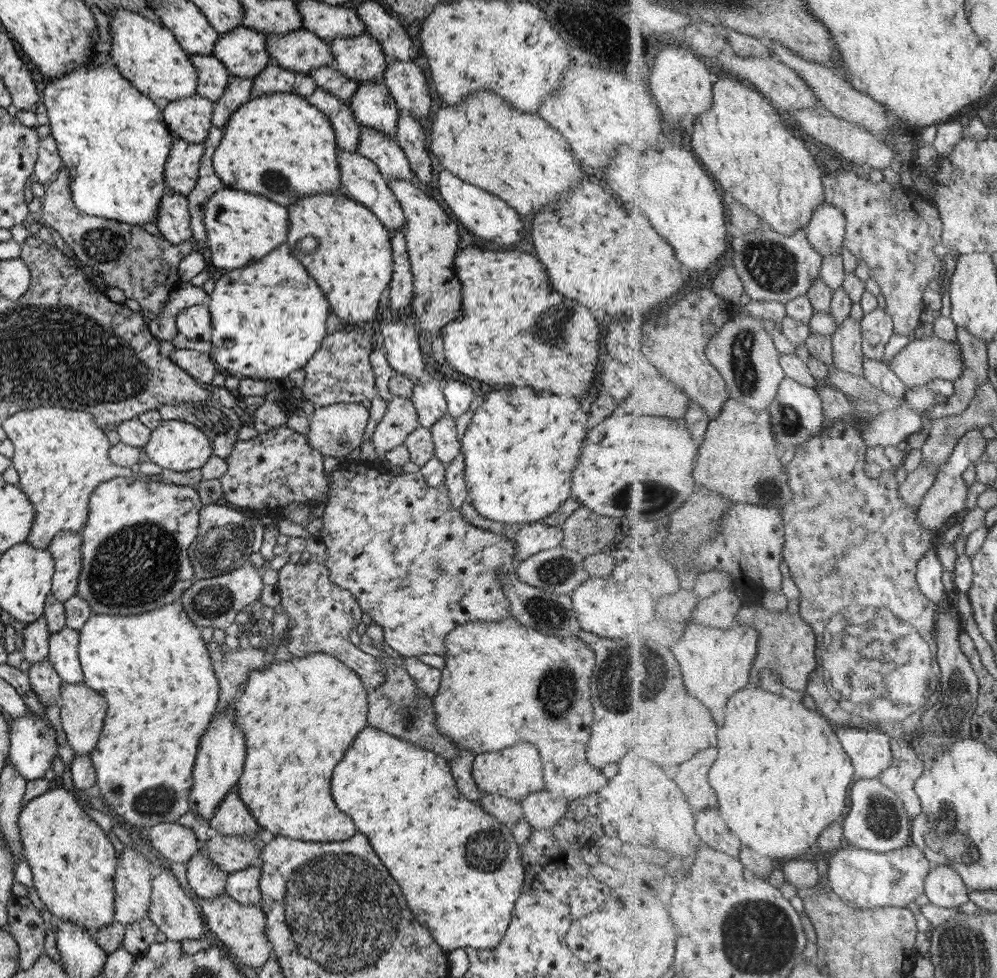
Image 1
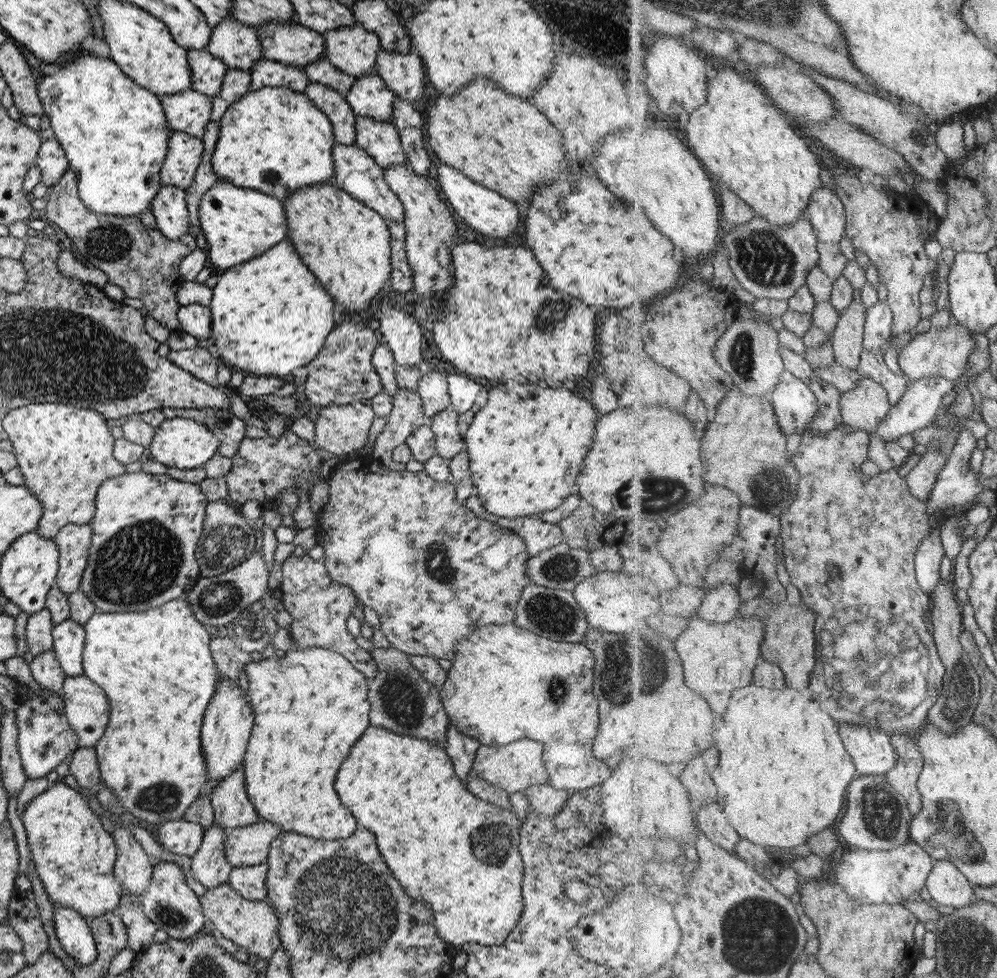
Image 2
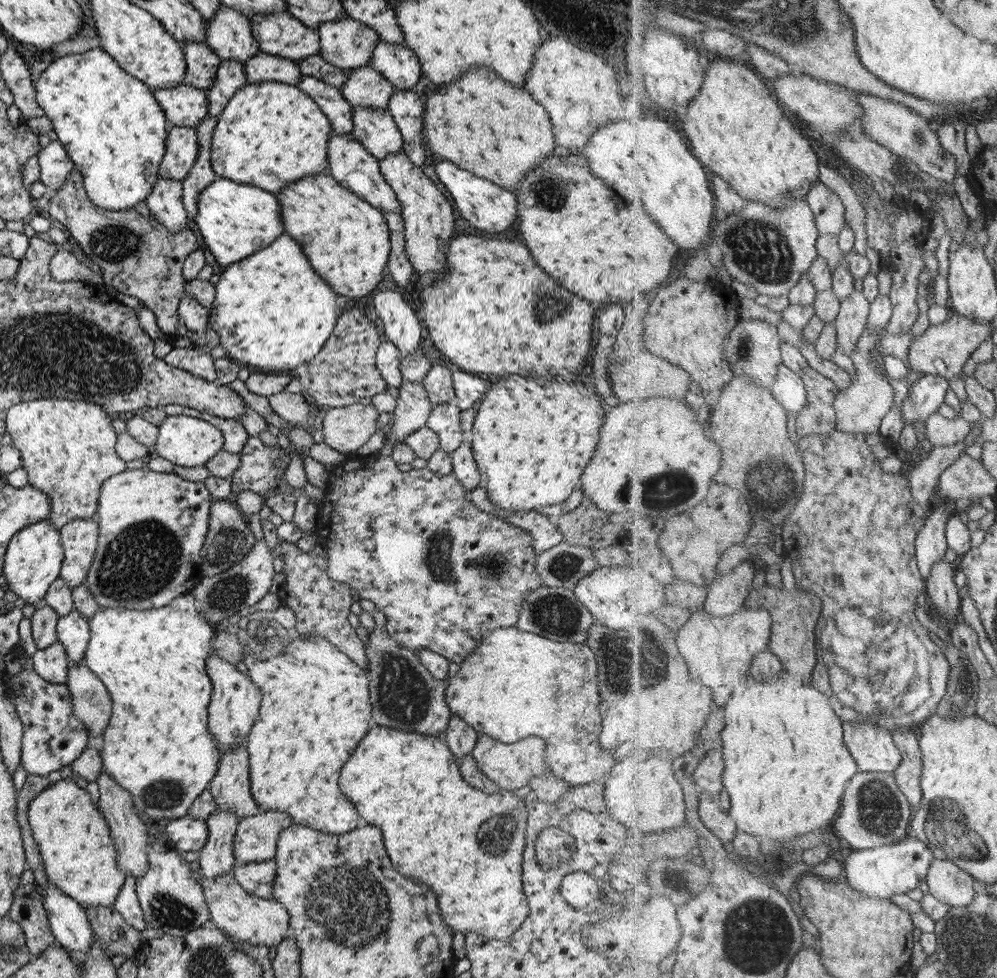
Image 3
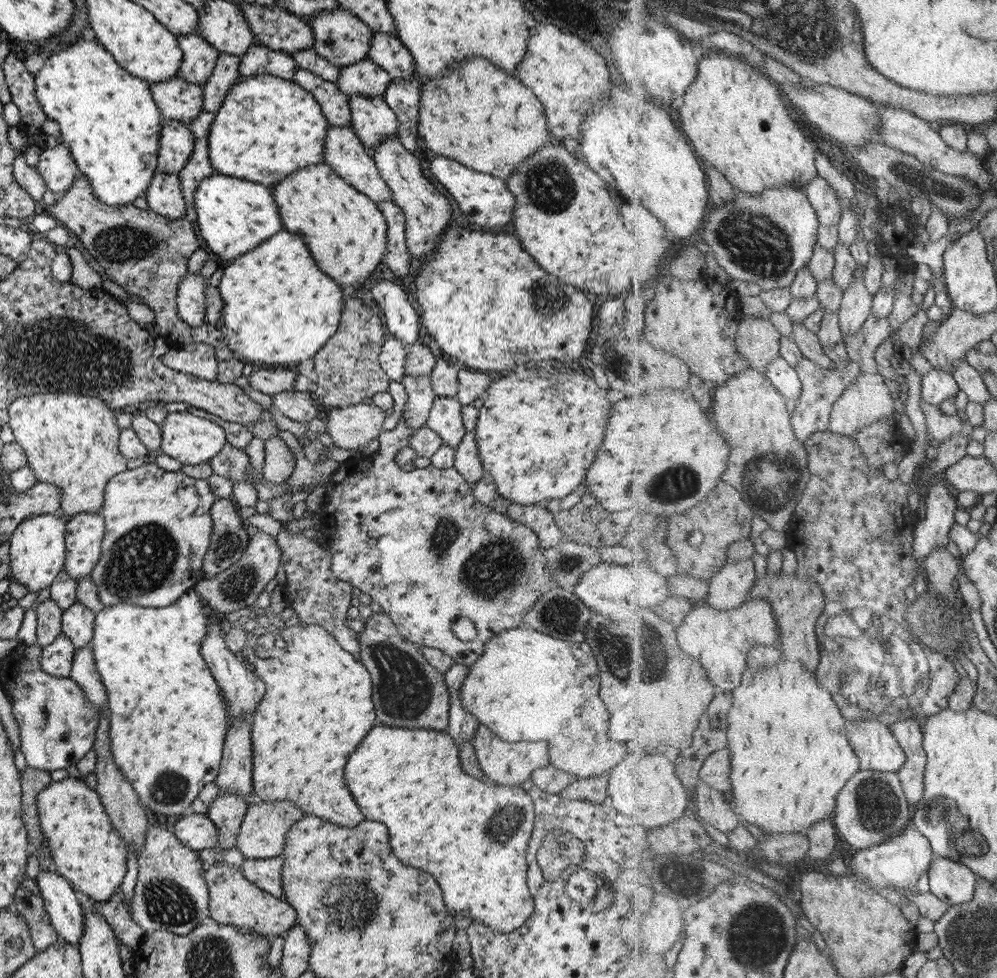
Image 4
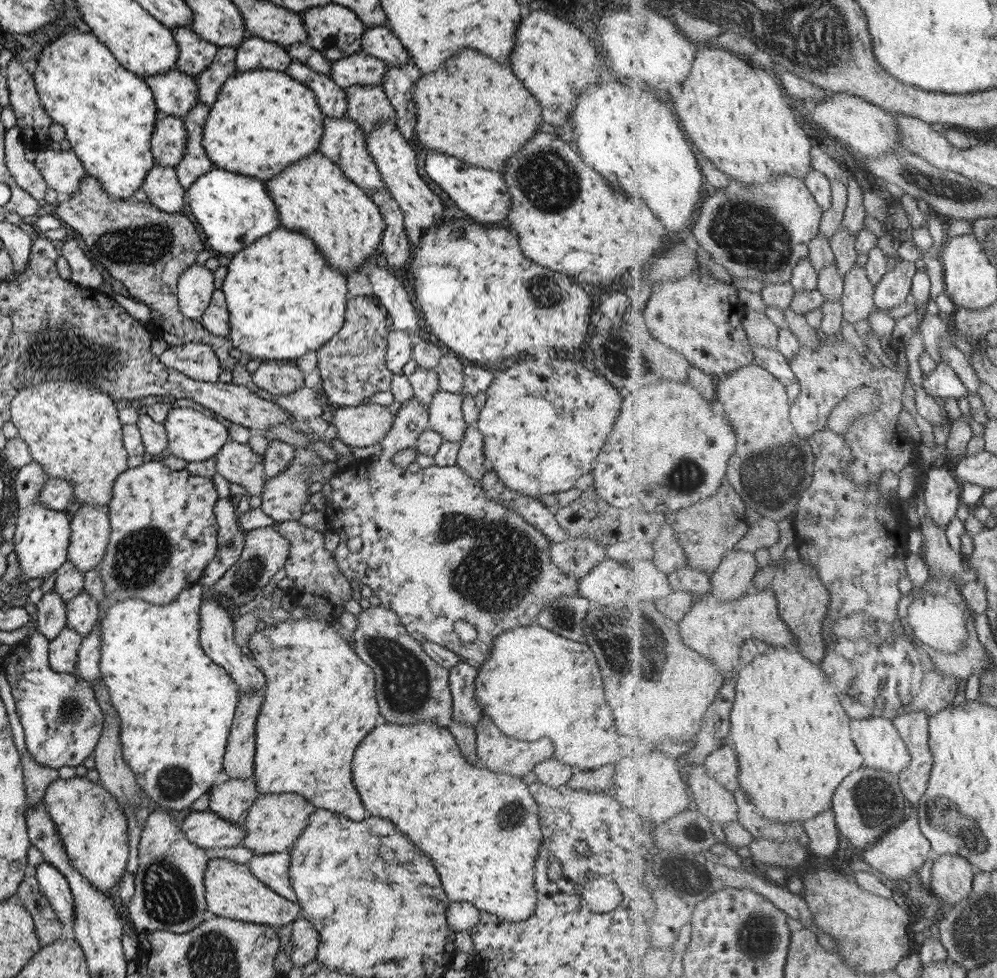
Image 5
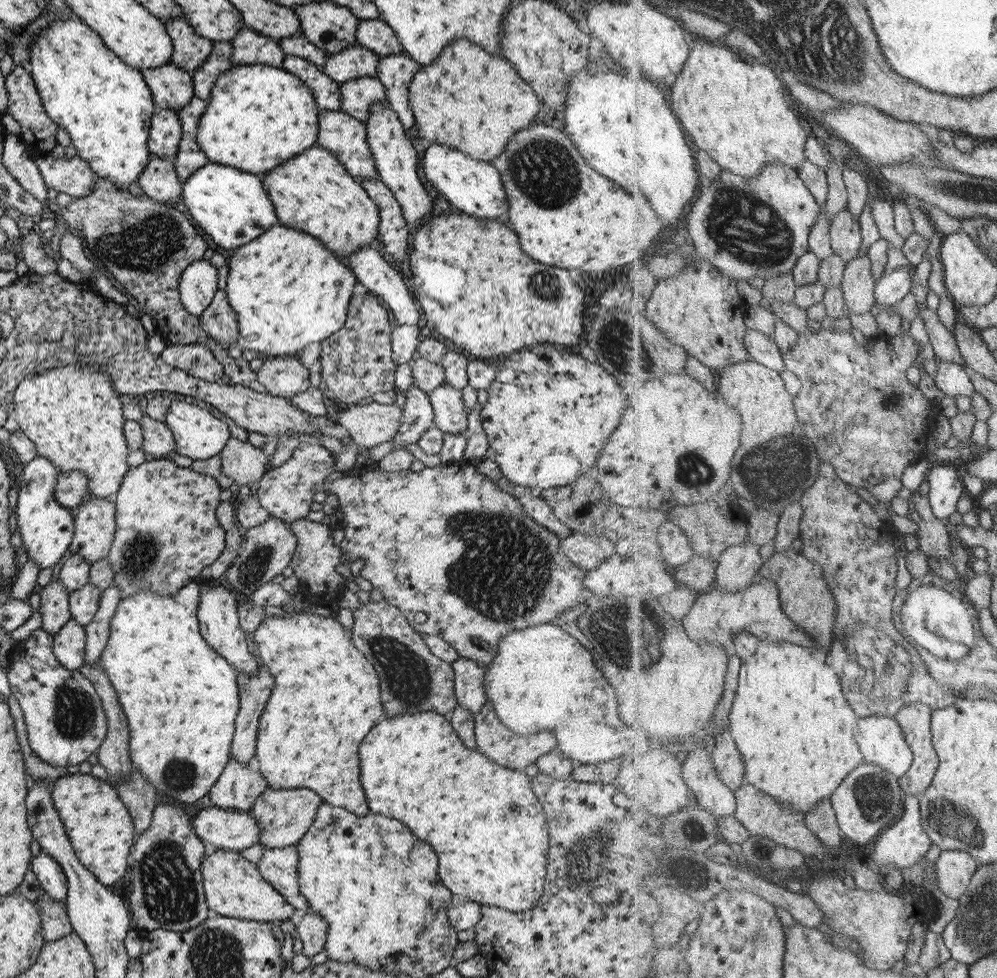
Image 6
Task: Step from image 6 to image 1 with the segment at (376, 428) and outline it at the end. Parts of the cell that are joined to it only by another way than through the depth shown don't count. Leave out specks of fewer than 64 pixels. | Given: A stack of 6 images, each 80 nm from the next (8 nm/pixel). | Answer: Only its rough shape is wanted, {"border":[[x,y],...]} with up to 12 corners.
{"border":[[359,403],[315,407],[308,446],[344,458],[363,443]]}

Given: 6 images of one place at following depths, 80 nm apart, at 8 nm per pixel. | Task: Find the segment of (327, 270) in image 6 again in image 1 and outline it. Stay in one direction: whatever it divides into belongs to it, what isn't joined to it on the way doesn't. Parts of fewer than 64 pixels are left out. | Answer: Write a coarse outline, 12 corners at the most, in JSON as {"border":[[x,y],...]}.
{"border":[[281,244],[206,301],[209,356],[279,382],[330,310]]}

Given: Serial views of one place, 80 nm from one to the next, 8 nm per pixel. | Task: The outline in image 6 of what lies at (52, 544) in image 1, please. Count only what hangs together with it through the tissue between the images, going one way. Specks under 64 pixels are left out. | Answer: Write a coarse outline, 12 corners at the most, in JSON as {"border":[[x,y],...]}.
{"border":[[113,499],[73,510],[71,554],[89,564],[108,554]]}

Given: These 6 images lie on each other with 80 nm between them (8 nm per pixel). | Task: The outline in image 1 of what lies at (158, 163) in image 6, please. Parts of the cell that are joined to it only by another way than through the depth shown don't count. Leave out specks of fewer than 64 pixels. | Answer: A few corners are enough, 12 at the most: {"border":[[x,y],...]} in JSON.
{"border":[[166,190],[157,209],[156,226],[171,244],[187,241],[188,202]]}

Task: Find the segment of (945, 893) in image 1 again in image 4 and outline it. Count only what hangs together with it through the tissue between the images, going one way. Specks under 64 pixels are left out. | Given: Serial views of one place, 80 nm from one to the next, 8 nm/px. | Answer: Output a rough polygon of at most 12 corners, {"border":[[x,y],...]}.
{"border":[[936,857],[930,891],[951,908],[974,900],[979,877]]}

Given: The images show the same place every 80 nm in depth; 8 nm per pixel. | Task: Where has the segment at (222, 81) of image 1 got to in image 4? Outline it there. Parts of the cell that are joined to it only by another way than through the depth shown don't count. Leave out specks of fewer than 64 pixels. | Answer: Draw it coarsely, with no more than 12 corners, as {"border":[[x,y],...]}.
{"border":[[197,34],[176,40],[182,52],[177,75],[201,87],[217,50]]}

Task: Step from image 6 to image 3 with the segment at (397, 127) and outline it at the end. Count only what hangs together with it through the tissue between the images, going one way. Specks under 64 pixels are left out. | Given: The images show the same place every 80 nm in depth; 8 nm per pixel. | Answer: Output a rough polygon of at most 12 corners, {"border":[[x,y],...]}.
{"border":[[401,150],[378,160],[421,288],[445,268],[453,210]]}

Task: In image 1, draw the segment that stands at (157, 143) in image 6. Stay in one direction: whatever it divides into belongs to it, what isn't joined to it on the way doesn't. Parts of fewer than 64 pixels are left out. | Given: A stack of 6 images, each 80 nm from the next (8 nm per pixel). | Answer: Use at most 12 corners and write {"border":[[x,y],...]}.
{"border":[[173,138],[164,167],[167,190],[184,197],[197,184],[204,145]]}

